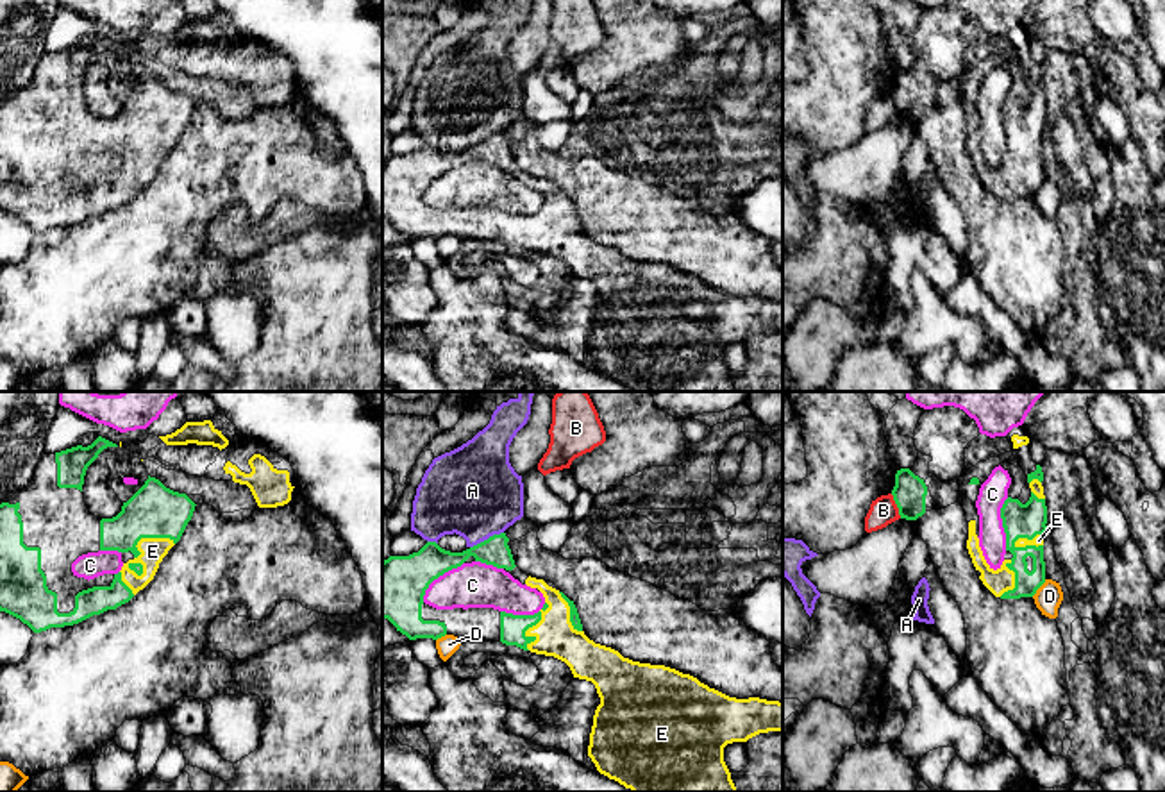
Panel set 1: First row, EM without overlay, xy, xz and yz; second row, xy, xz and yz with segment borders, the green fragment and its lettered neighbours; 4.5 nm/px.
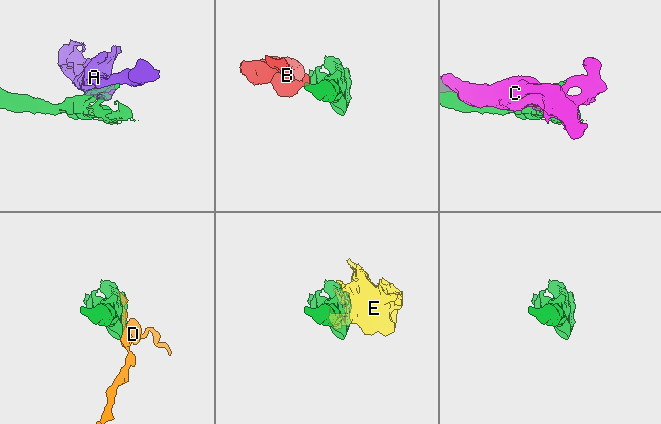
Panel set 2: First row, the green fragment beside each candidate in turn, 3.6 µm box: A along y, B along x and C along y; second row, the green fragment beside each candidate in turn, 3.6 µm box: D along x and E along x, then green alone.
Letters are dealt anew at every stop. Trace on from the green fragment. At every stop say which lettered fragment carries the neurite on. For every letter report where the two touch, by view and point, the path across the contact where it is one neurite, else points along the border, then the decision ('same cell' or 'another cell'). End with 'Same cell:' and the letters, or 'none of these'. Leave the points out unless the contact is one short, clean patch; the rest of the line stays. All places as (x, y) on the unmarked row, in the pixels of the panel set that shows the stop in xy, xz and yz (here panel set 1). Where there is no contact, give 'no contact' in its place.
A: xz (488, 138) | another cell
B: yz (897, 106) | along yz (890, 93), (901, 117) | another cell
C: yz (1003, 124) | another cell
D: yz (1039, 186) | another cell
E: xz (531, 226) | same cell
Same cell: E

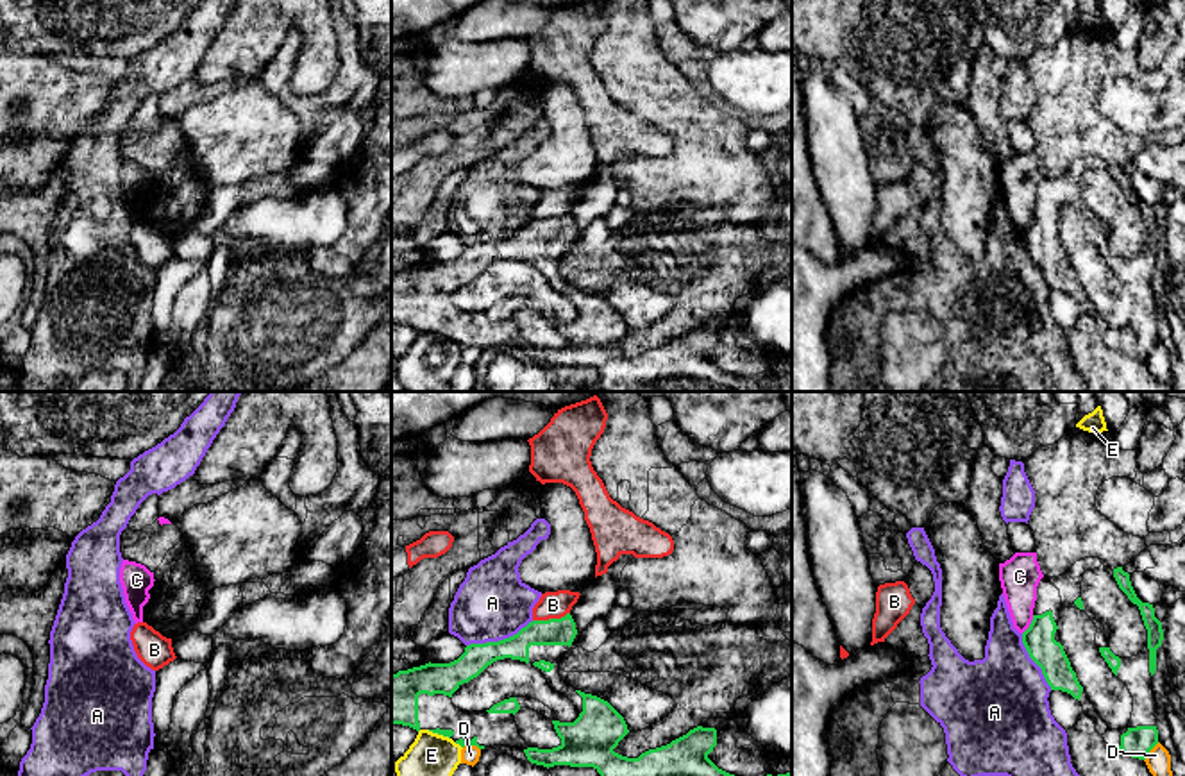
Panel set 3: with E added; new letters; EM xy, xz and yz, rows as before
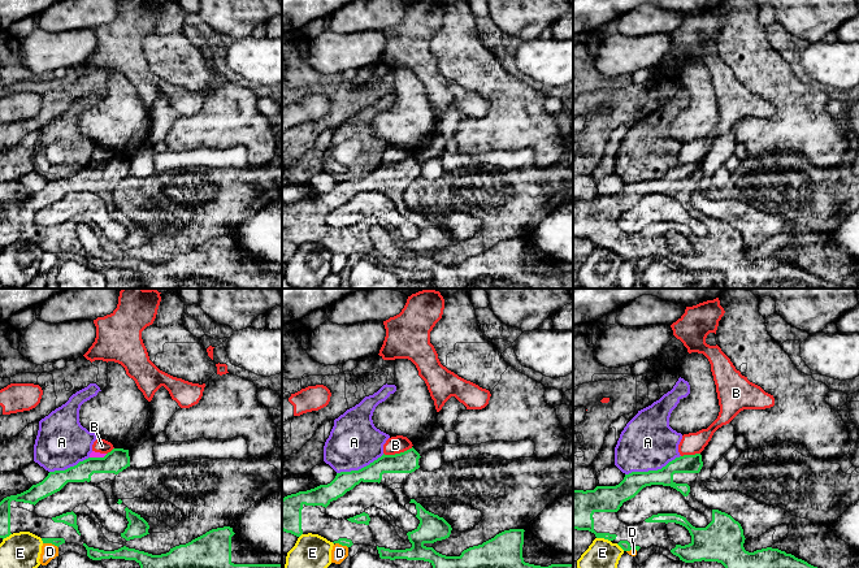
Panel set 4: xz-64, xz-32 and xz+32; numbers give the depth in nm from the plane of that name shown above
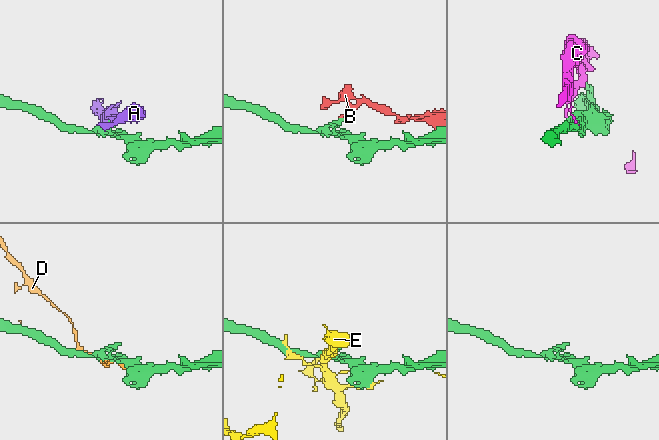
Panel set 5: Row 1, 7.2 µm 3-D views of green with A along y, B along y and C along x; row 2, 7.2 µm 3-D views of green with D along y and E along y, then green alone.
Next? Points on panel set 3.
A: xz (499, 240) | another cell
B: xz (551, 219) | along xz (569, 211), (560, 217), (533, 220) | another cell
C: yz (1030, 224) | along yz (1033, 215), (1023, 233) | another cell
D: yz (1150, 349) | another cell
E: xz (438, 333) | another cell
Same cell: none of these

